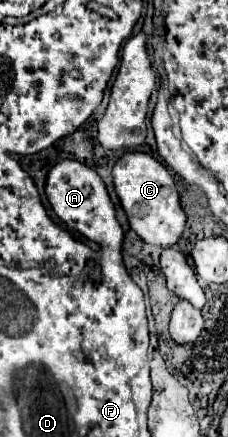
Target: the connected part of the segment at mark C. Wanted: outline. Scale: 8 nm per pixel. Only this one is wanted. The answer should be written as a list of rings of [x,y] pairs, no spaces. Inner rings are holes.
[[[124,152],[116,160],[112,176],[114,176],[116,194],[128,216],[130,228],[148,244],[162,246],[162,248],[176,244],[176,240],[184,232],[186,214],[180,206],[176,184],[170,172],[146,152]]]

